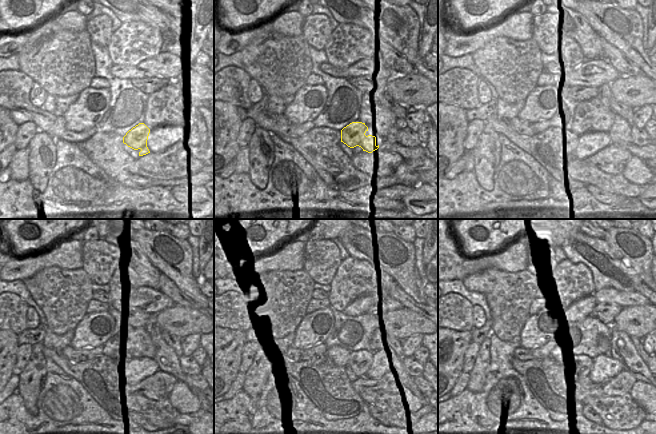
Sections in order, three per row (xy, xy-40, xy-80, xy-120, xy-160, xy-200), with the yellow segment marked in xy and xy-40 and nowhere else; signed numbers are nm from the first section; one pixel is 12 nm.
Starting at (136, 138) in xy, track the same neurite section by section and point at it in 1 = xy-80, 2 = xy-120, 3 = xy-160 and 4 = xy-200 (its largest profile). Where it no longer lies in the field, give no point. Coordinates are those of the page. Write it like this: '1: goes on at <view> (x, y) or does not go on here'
1: goes on at xy-80 (585, 145)
2: goes on at xy-120 (134, 368)
3: goes on at xy-160 (359, 362)
4: goes on at xy-200 (581, 364)

